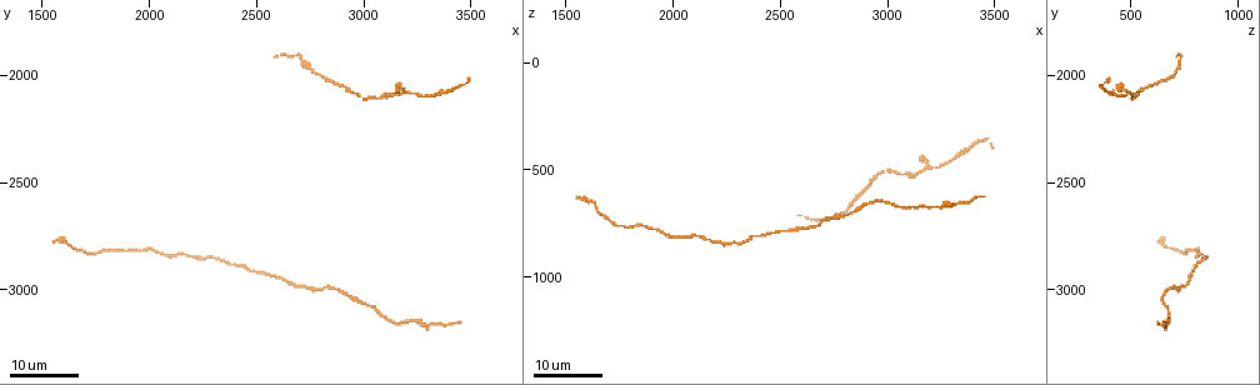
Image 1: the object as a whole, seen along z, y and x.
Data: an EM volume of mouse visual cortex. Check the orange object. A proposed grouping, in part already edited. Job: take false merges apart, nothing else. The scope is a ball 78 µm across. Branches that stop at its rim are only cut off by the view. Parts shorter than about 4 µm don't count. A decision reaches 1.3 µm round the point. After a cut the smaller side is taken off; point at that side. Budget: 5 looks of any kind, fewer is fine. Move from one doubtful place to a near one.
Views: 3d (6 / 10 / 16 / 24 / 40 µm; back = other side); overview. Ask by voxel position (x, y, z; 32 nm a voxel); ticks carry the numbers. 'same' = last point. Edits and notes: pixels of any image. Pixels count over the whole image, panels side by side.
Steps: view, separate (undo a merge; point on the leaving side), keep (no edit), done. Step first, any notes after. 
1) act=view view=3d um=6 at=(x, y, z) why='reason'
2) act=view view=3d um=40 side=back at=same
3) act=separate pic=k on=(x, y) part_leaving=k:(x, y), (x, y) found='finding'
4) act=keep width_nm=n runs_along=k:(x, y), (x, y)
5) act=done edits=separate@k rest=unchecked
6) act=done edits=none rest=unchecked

act=view view=3d um=16 at=(3070, 2100, 530) why='thick turns thin'

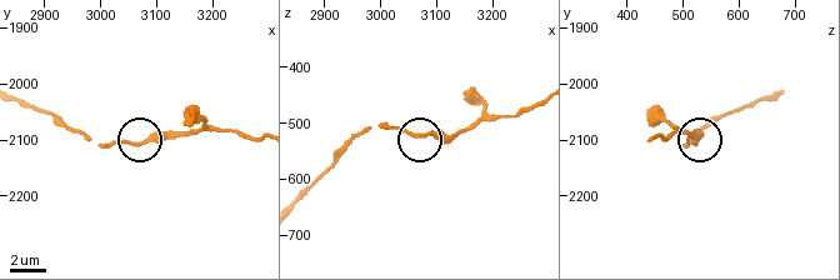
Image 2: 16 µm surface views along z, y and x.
act=view view=3d um=10 at=(3070, 2105, 525)

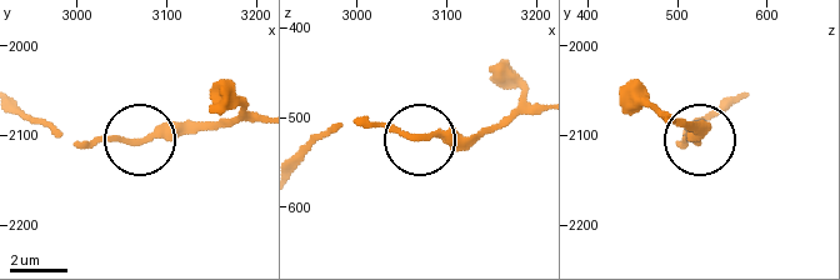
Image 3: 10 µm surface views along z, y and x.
act=keep found='one neuron here'

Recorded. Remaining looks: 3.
act=view view=3d um=24 at=(2710, 1920, 730) why='thick turns thin'

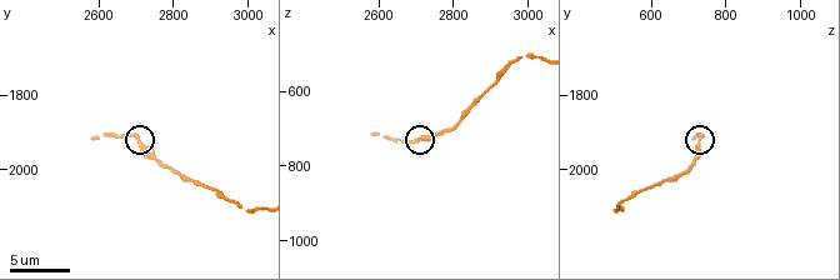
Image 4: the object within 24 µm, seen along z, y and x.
act=view view=3d um=6 at=(2700, 1920, 730)

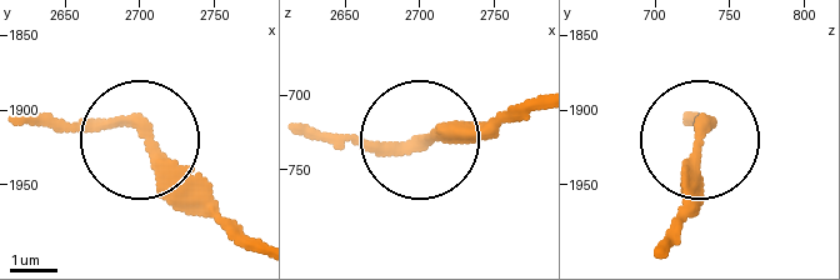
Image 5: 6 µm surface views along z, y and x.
act=view view=3d um=6 side=back at=(2700, 1912, 732)

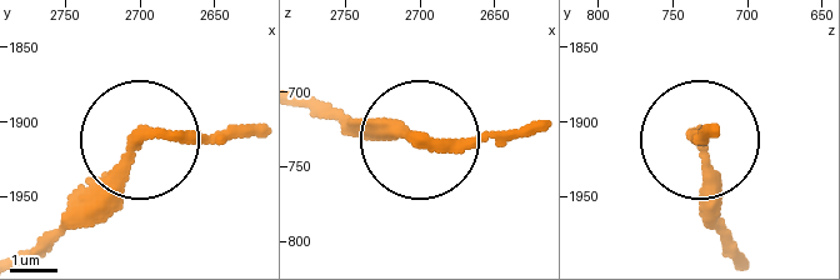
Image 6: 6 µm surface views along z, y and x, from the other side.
act=keep width_nm=250 found='continuous, no second neuron'

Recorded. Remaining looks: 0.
act=done edits=none rest=unchecked

